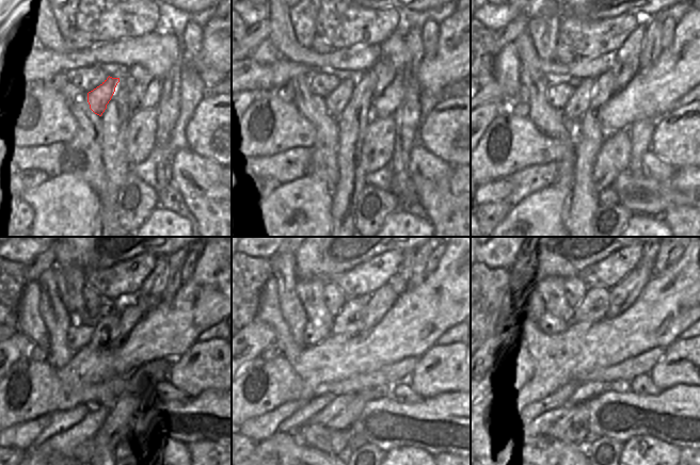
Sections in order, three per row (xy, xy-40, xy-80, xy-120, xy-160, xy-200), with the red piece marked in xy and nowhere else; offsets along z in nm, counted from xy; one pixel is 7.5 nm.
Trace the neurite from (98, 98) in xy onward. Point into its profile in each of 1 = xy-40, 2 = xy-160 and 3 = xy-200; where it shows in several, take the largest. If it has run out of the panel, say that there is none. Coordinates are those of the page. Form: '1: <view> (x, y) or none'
1: xy-40 (336, 102)
2: xy-160 (349, 321)
3: xy-200 (593, 311)

